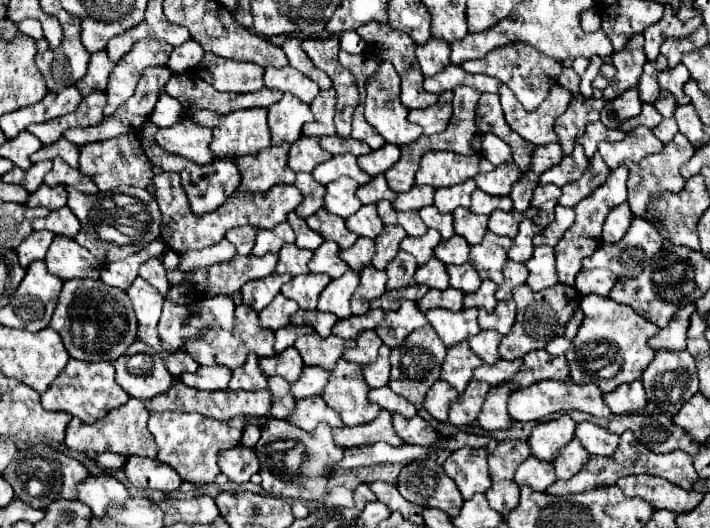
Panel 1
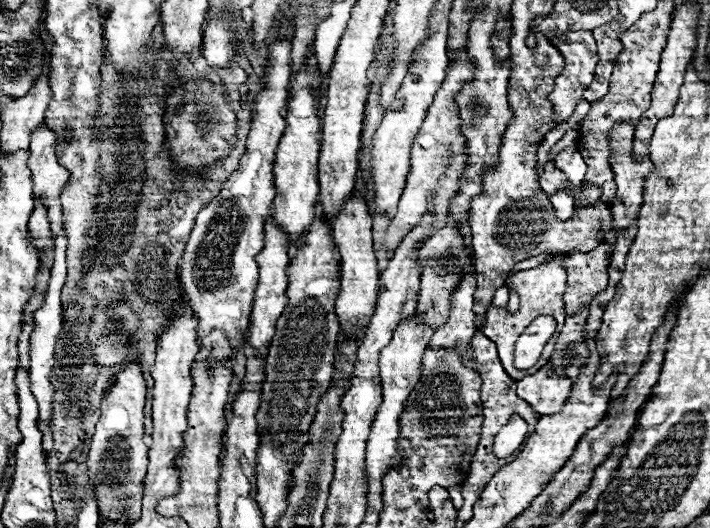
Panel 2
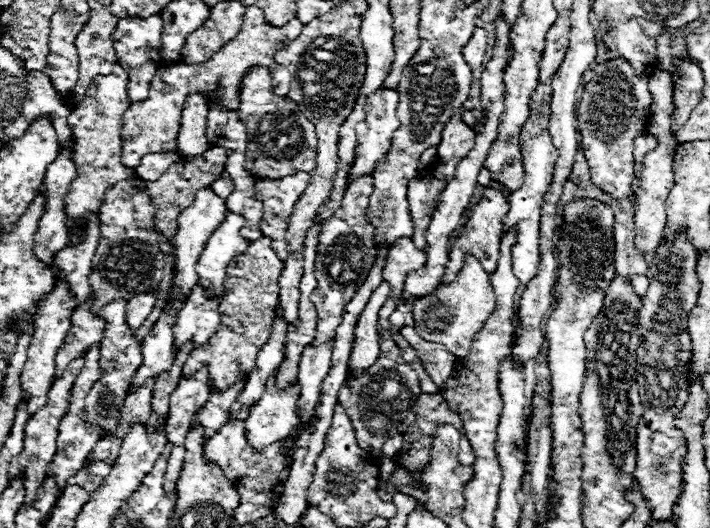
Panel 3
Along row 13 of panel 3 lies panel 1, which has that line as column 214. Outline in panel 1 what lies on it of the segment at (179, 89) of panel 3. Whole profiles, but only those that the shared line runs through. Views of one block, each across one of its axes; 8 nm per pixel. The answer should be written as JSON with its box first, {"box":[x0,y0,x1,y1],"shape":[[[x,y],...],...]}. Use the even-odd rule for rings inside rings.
{"box":[178,238,236,272],"shape":[[[224,238],[222,242],[218,242],[214,246],[180,254],[180,266],[178,268],[184,272],[190,272],[194,268],[208,267],[216,264],[216,262],[222,262],[222,260],[230,260],[234,254],[236,254],[234,246]]]}

